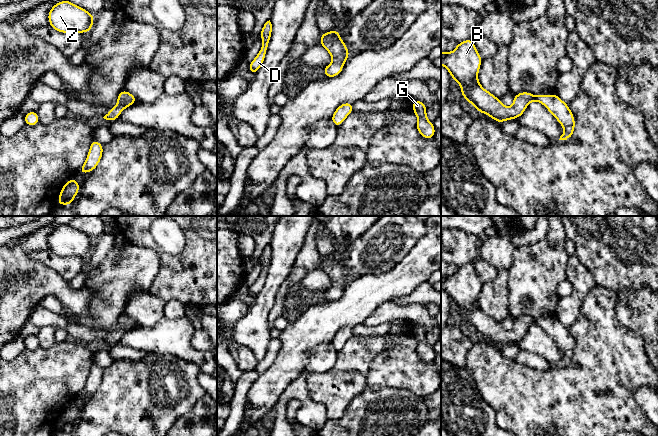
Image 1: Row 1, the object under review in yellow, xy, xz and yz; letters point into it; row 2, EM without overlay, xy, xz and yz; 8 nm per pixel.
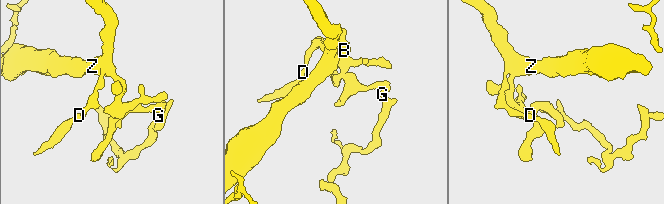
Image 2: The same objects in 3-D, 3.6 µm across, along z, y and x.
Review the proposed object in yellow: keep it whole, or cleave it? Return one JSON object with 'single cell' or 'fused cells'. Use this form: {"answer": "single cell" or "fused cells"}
{"answer": "single cell"}

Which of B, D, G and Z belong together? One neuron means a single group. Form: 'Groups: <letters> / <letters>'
Groups: B D G Z

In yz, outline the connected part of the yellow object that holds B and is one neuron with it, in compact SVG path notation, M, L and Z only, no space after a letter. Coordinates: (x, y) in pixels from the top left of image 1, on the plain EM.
M473 263L458 267L453 276L441 276L441 289L447 292L453 305L461 309L462 320L474 329L478 336L502 347L512 342L519 342L530 326L537 325L543 328L563 350L564 357L559 364L567 364L572 361L575 353L574 340L568 328L563 326L557 318L532 319L524 315L513 319L512 331L506 331L500 323L480 309L478 296L481 287L482 282L475 272Z

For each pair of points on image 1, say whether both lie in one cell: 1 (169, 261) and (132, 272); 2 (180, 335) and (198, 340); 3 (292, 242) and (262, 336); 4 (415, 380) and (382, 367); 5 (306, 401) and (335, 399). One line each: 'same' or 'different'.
1: different
2: different
3: same
4: same
5: different

